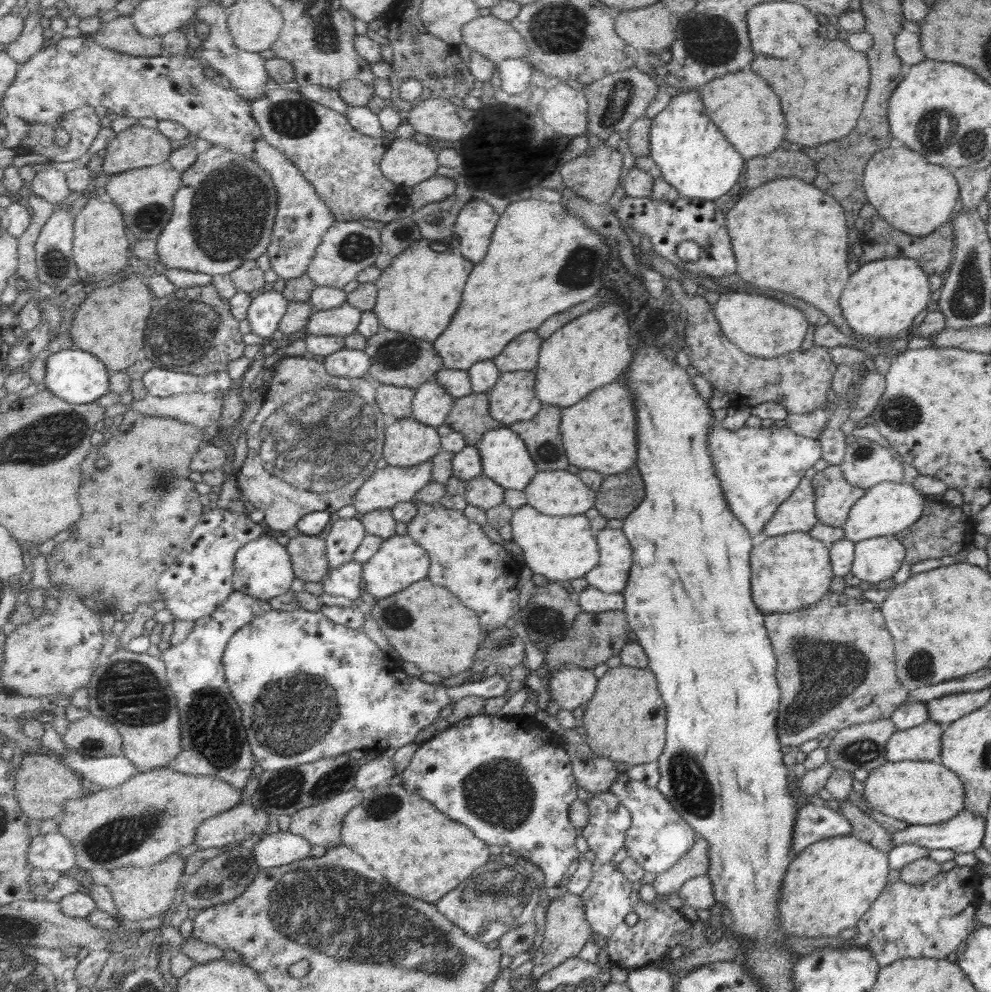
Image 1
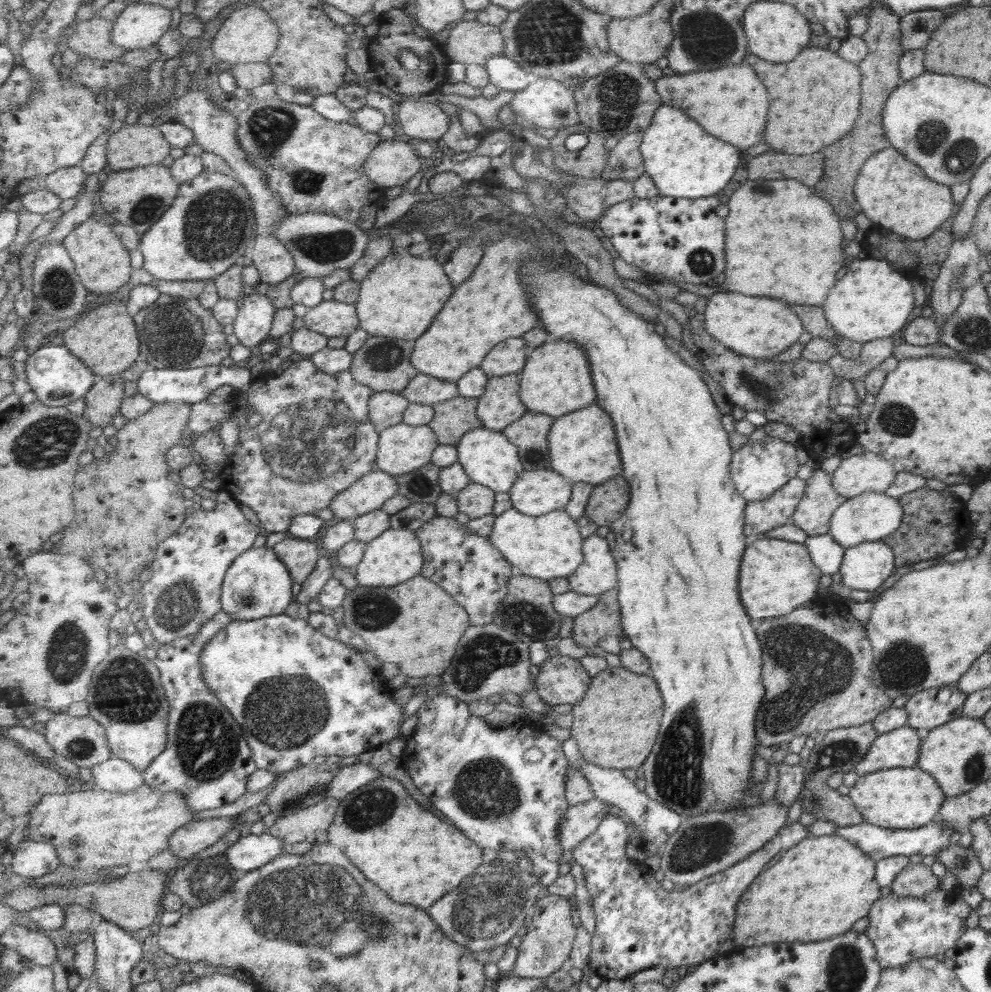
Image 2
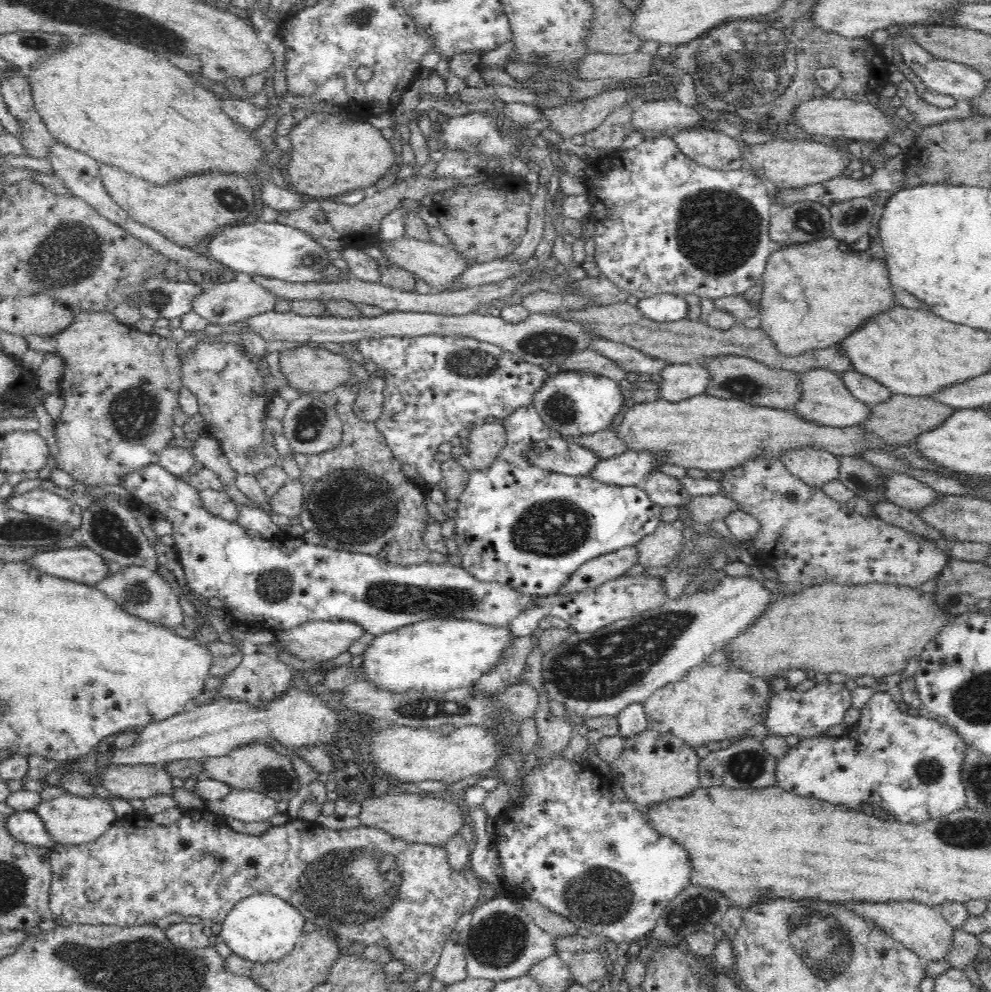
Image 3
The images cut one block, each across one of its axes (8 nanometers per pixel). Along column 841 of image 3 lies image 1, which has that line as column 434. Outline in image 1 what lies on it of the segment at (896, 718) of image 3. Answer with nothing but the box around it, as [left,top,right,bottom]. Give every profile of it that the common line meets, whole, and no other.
[399,713,582,909]

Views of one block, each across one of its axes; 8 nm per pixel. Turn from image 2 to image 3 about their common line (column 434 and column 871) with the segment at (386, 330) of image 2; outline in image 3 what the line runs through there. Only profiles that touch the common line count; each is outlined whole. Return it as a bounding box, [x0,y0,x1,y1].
[756,237,896,355]

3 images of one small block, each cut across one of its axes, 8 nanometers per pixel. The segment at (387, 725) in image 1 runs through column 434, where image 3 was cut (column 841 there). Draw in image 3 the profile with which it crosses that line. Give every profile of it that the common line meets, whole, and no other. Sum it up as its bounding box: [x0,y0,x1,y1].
[762,681,852,738]

